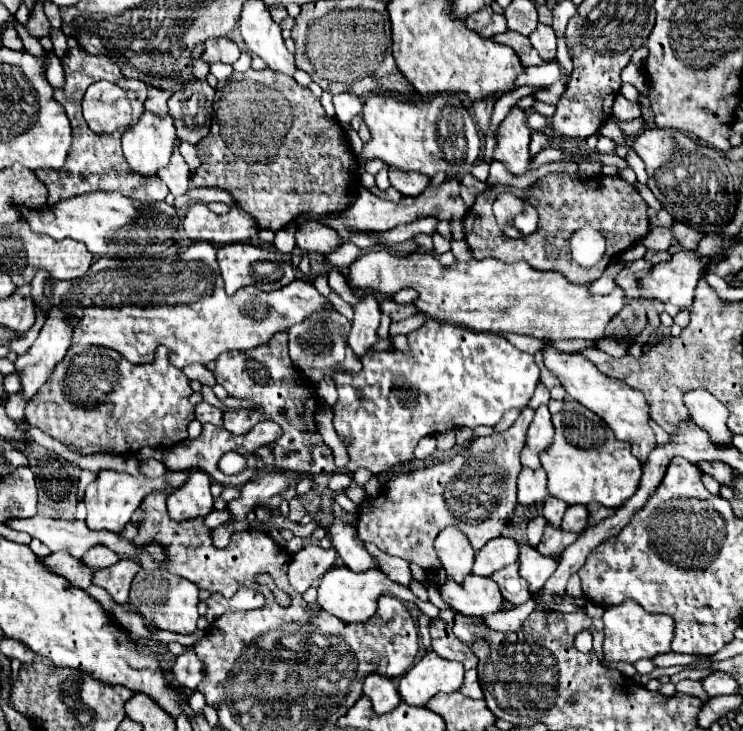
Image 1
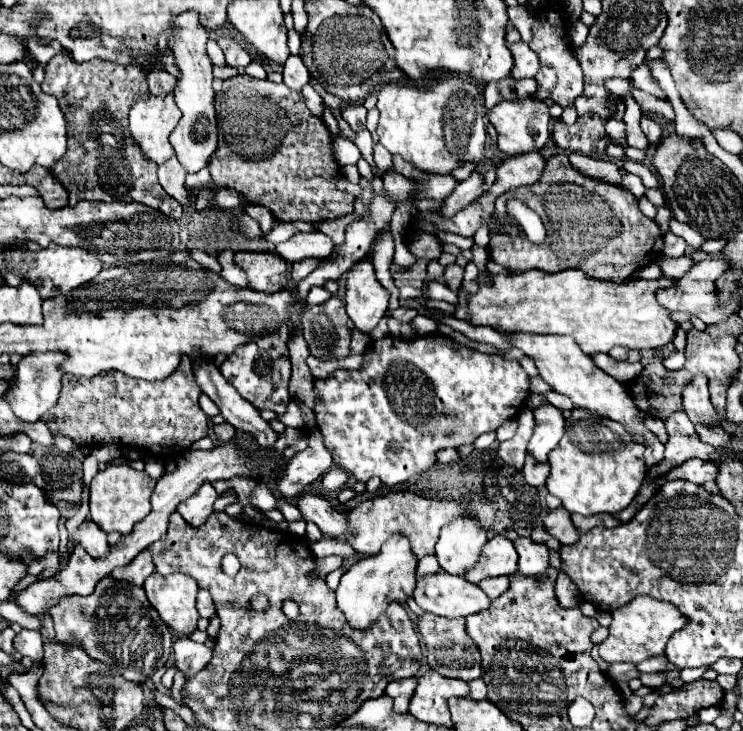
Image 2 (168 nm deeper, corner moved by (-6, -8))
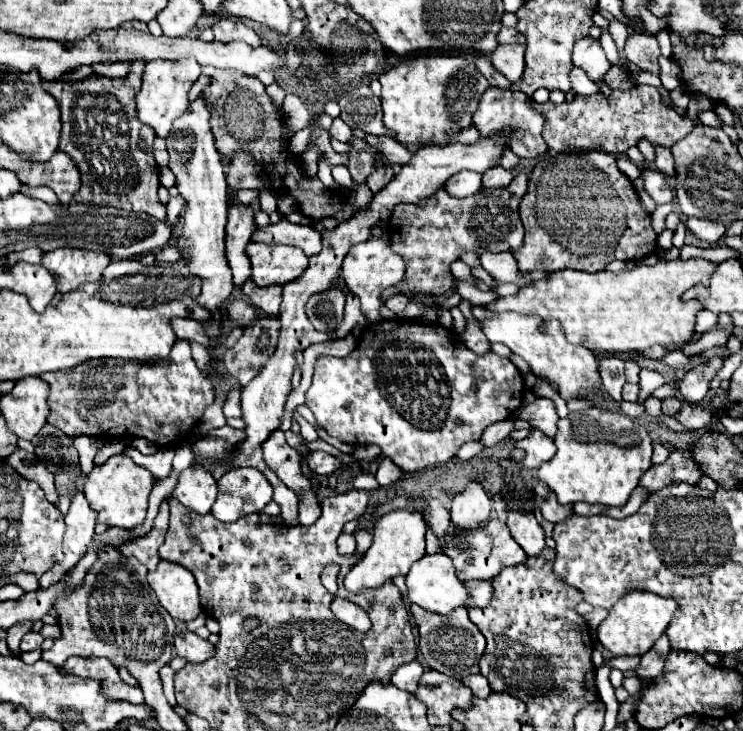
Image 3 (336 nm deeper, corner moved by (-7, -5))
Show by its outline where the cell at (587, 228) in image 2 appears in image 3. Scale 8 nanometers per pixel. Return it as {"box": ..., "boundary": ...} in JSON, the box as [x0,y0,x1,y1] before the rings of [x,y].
{"box":[514,151,656,273],"boundary":[[[604,151],[558,153],[540,159],[528,177],[528,191],[520,203],[520,217],[526,227],[524,247],[514,251],[520,271],[578,269],[596,273],[614,259],[636,261],[656,251],[656,233],[650,225],[650,213],[640,203],[632,181],[616,167],[616,157]]]}

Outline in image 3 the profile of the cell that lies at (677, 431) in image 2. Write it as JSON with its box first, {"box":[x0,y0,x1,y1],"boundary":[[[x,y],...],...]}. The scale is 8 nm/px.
{"box":[662,397,682,417],"boundary":[[[676,397],[662,399],[662,413],[668,415],[668,417],[674,417],[676,411],[680,411],[680,407],[682,407],[682,401],[678,401]]]}

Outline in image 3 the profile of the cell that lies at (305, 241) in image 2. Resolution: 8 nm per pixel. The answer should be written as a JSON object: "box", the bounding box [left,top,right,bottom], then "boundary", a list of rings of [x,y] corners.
{"box":[252,219,320,257],"boundary":[[[280,219],[278,223],[270,223],[264,229],[256,229],[252,233],[252,241],[262,243],[282,243],[282,245],[296,245],[300,247],[308,257],[320,253],[320,233],[314,231],[310,225],[292,225],[286,219]]]}

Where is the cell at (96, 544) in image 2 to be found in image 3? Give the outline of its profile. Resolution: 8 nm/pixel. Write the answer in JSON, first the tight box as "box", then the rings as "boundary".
{"box":[40,493,96,587],"boundary":[[[76,493],[72,497],[70,511],[64,515],[66,521],[66,533],[64,533],[64,559],[52,567],[52,571],[46,571],[40,577],[40,587],[52,587],[60,581],[60,577],[72,569],[82,555],[86,553],[96,525],[96,511],[92,511],[88,499],[84,493]]]}

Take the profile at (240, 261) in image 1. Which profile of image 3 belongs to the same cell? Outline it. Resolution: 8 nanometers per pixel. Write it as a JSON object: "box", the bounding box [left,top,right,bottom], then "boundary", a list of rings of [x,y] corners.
{"box":[246,243,308,287],"boundary":[[[248,243],[246,251],[252,261],[252,281],[258,287],[286,285],[308,267],[308,257],[300,247]]]}

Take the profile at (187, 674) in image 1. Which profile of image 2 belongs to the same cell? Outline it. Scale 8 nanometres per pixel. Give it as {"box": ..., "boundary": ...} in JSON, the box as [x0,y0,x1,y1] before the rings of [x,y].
{"box":[173,638,213,678],"boundary":[[[189,638],[177,640],[173,644],[173,652],[175,652],[175,664],[185,678],[191,678],[197,672],[201,672],[209,664],[213,654],[211,648],[207,648],[205,644],[197,644]]]}

